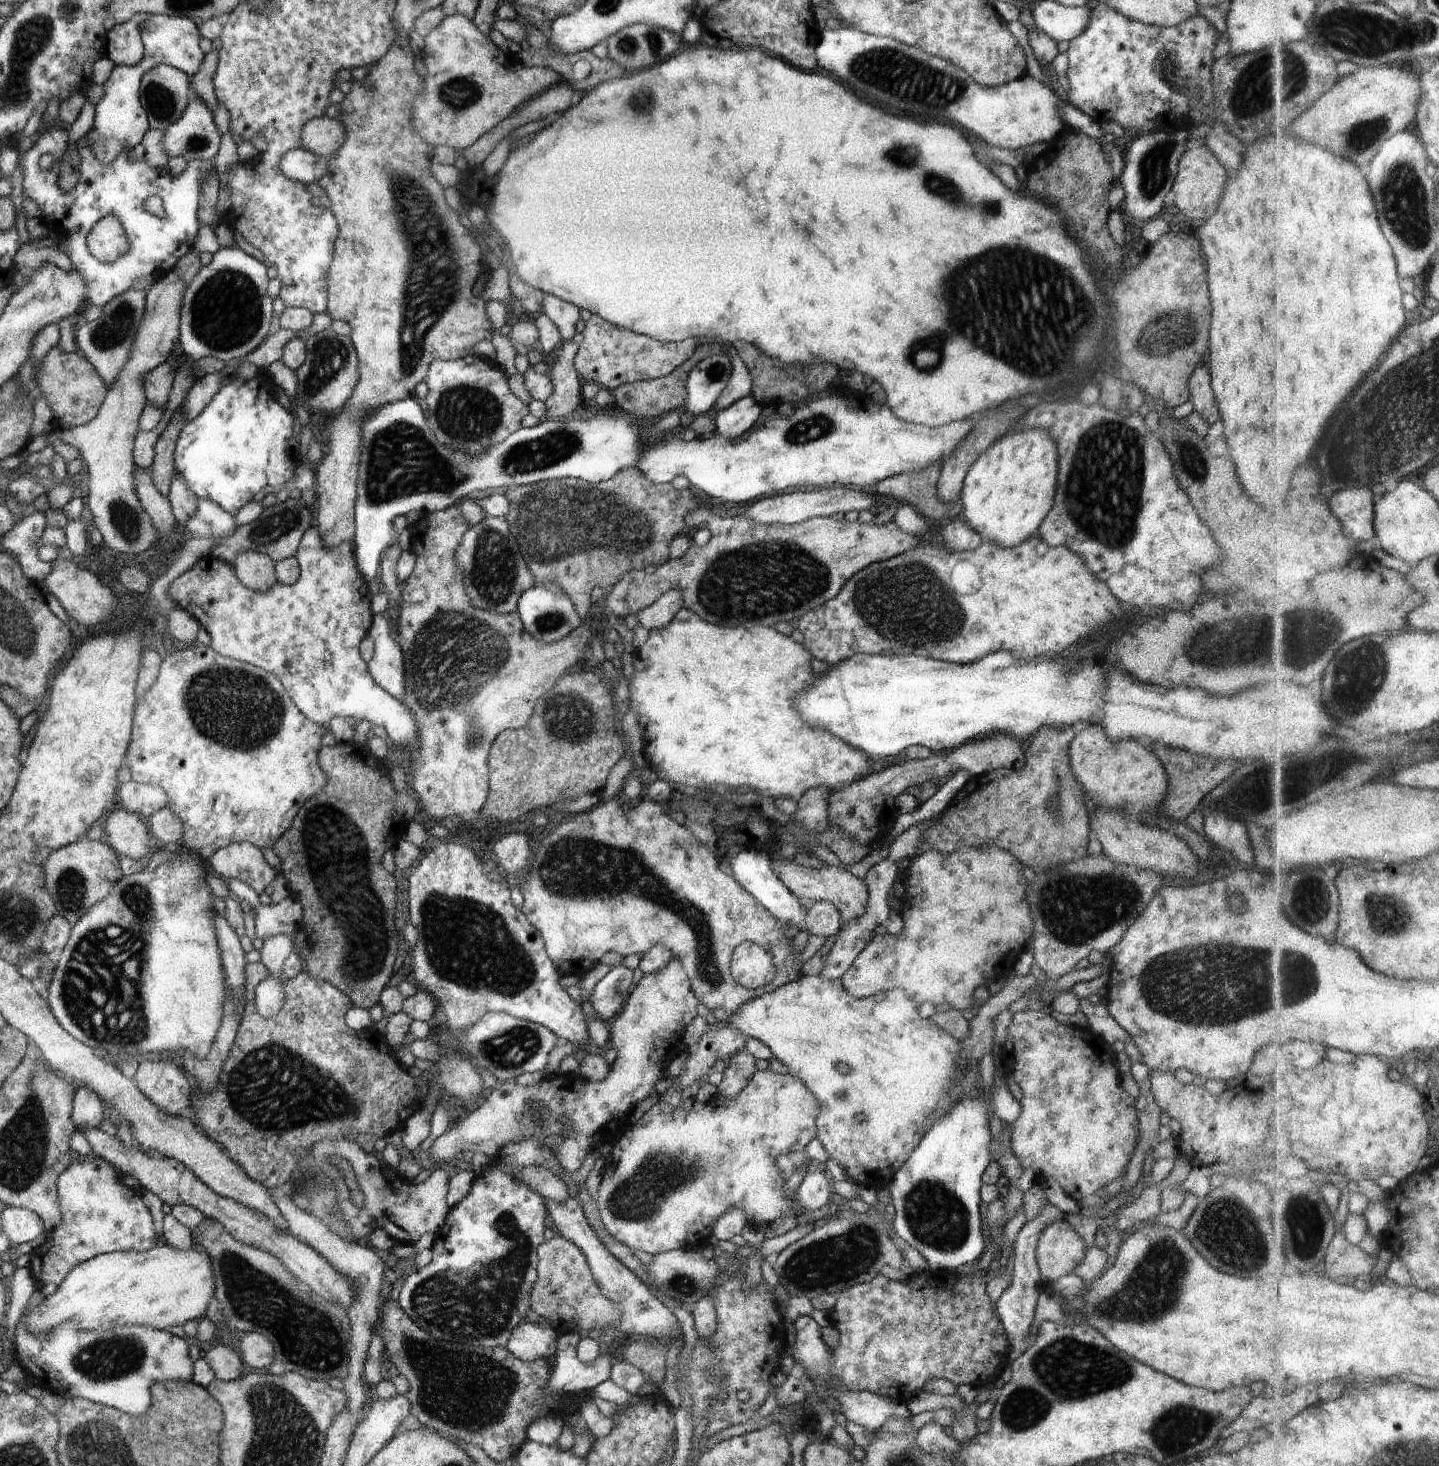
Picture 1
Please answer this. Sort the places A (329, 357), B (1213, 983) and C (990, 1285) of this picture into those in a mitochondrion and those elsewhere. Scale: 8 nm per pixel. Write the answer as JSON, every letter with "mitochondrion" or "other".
{"A":"mitochondrion","B":"mitochondrion","C":"other"}

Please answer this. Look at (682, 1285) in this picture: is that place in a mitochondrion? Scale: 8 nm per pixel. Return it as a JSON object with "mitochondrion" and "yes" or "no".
{"mitochondrion":"yes"}

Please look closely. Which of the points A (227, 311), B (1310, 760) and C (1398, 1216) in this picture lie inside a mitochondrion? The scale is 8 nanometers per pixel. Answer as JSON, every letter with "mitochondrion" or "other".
{"A":"mitochondrion","B":"mitochondrion","C":"other"}

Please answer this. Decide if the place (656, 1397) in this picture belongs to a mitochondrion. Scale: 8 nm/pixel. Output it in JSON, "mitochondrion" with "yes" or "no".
{"mitochondrion":"no"}

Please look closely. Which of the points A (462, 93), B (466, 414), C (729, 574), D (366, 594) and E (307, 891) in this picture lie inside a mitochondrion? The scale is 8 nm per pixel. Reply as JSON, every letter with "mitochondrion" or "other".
{"A":"mitochondrion","B":"mitochondrion","C":"mitochondrion","D":"other","E":"other"}

